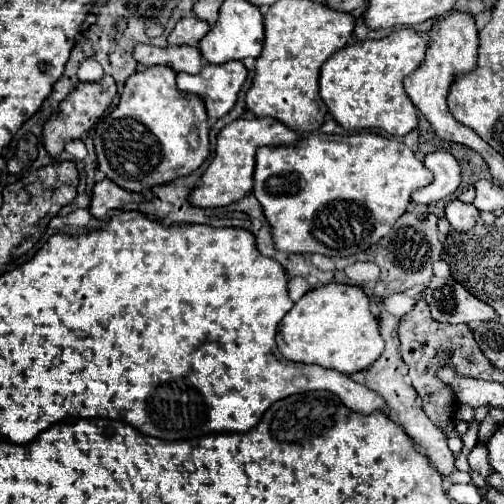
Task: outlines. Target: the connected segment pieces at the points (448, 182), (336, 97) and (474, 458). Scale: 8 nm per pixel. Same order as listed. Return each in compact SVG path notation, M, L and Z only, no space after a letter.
M435 151L435 153L425 155L423 163L433 173L433 181L427 187L415 191L411 195L411 201L431 205L431 203L451 197L461 183L461 167L455 161L455 157L443 151Z
M413 29L393 31L385 39L357 41L331 55L319 77L319 95L329 115L347 131L383 129L401 137L419 125L417 109L403 91L403 79L417 69L425 57L427 39Z
M477 443L471 449L471 453L467 455L467 461L469 461L471 469L477 471L479 475L483 475L483 477L491 475L491 467L489 467L489 461L487 461L487 447L485 447L485 443Z

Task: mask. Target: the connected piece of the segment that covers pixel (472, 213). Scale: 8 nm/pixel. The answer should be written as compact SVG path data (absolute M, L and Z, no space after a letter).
M453 199L445 205L445 217L453 229L469 231L479 219L479 209L471 203L463 203L459 199Z

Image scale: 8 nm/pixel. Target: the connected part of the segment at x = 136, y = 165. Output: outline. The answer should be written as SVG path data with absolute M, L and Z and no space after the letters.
M147 67L145 71L133 73L123 87L119 105L111 113L103 115L93 129L99 169L107 179L127 191L143 191L177 177L185 177L201 167L209 157L209 123L205 105L193 93L181 93L175 85L175 75L177 73L171 67Z

